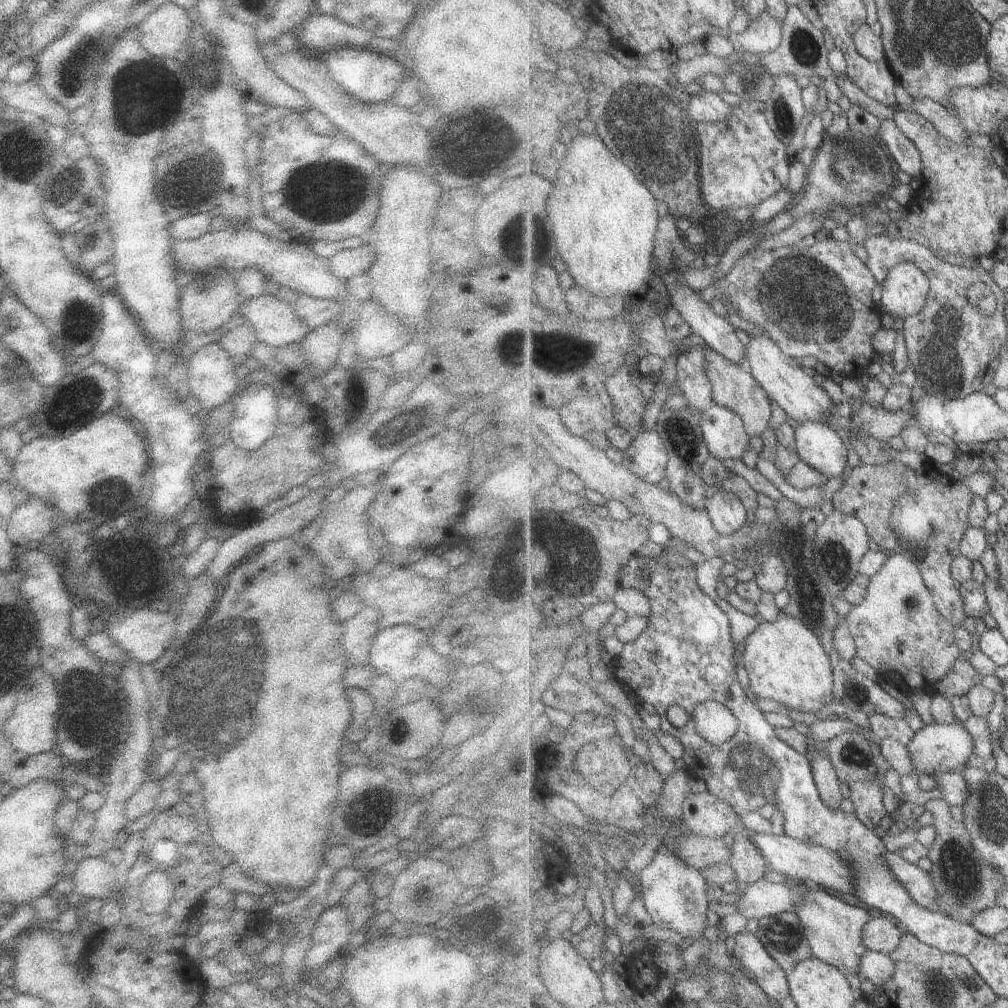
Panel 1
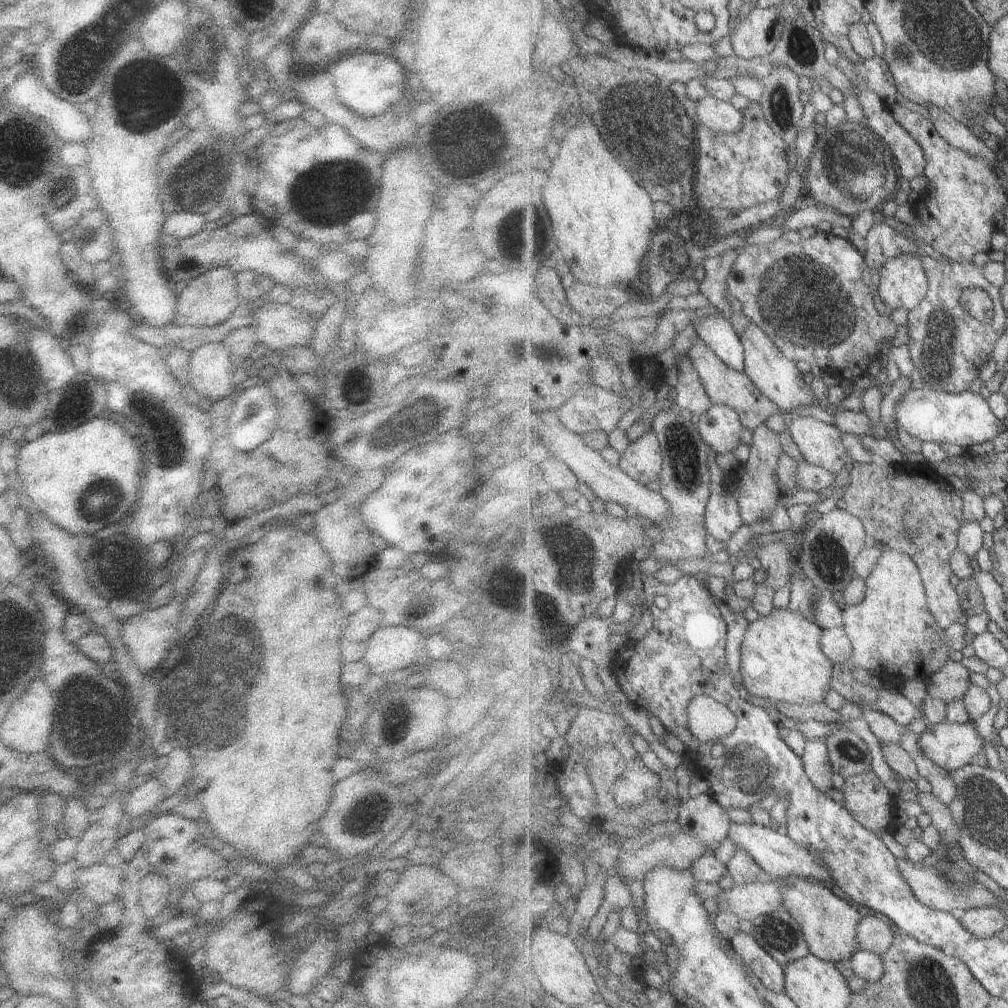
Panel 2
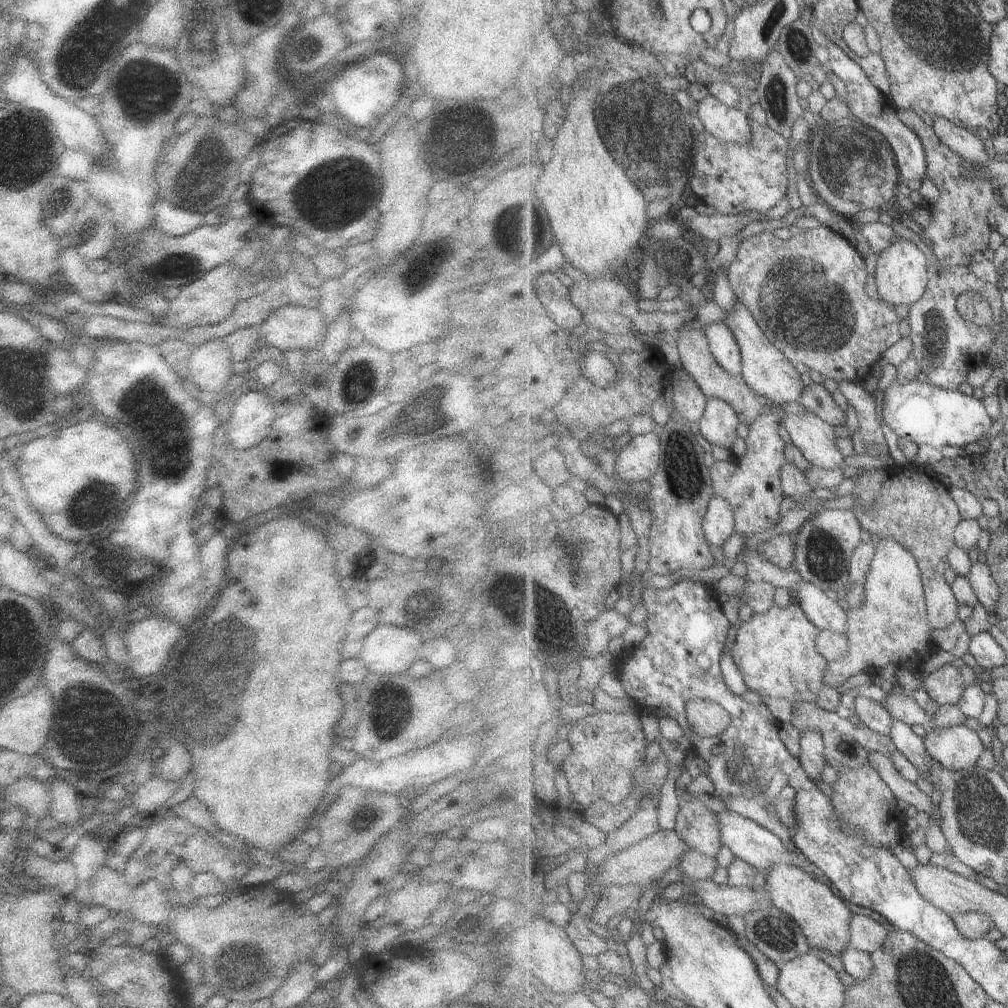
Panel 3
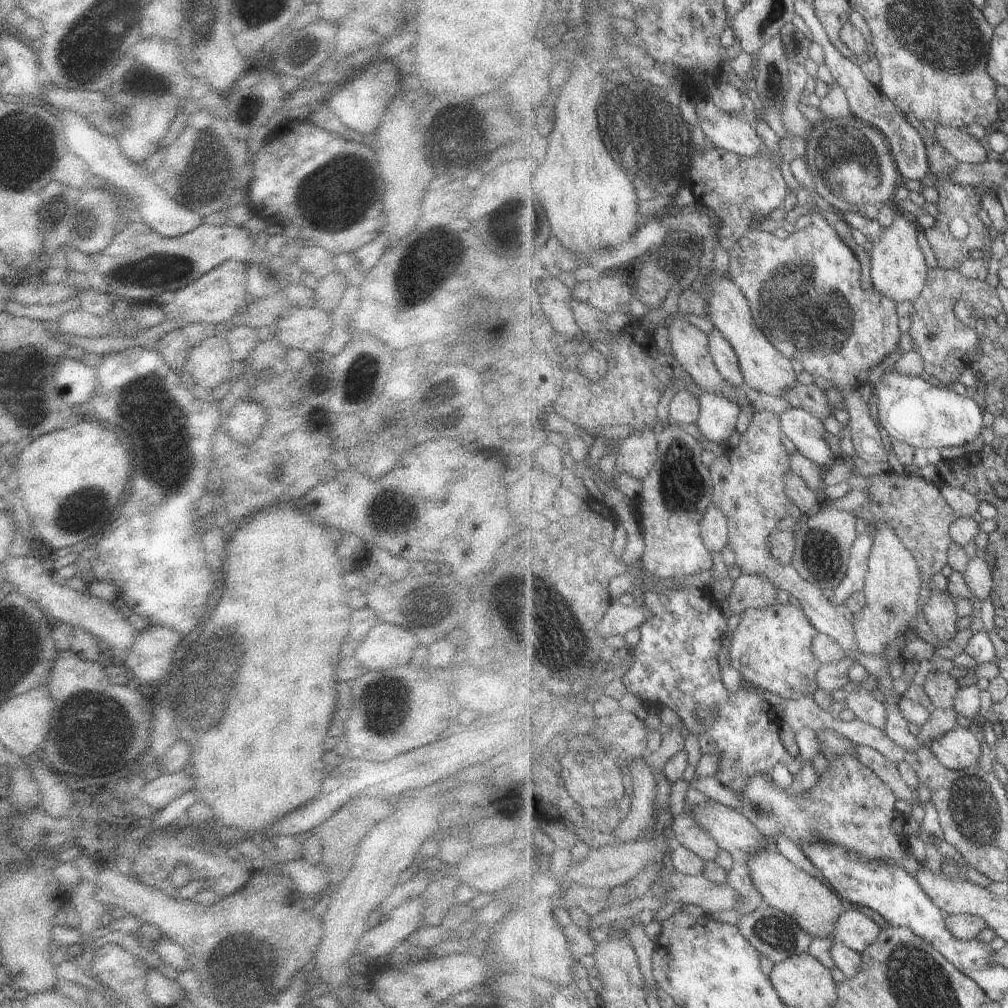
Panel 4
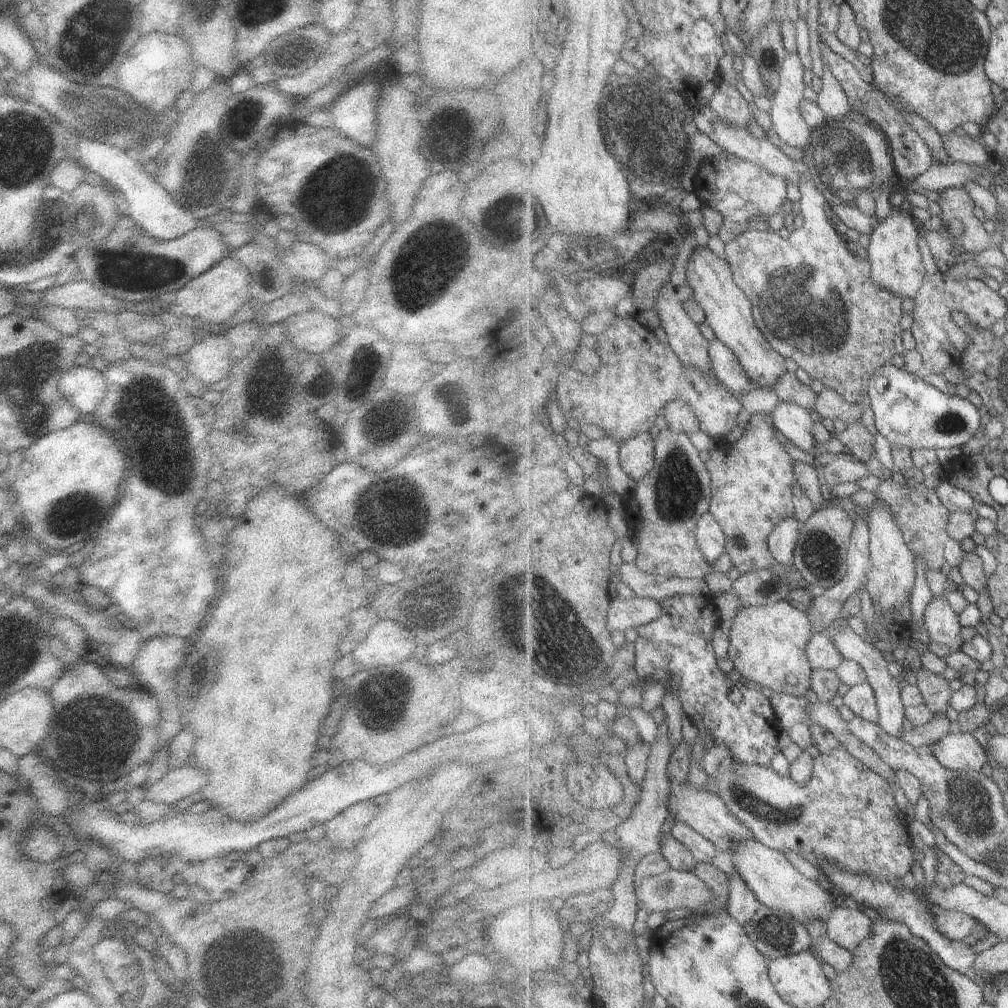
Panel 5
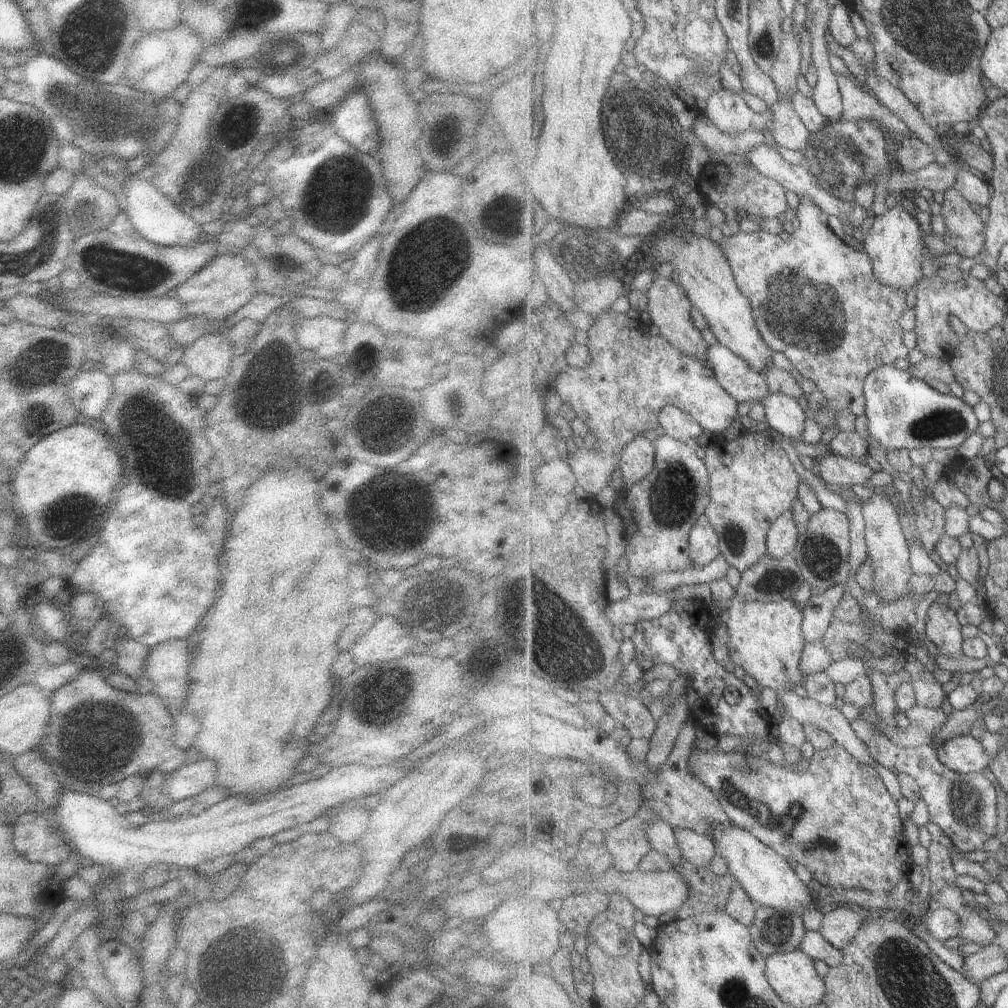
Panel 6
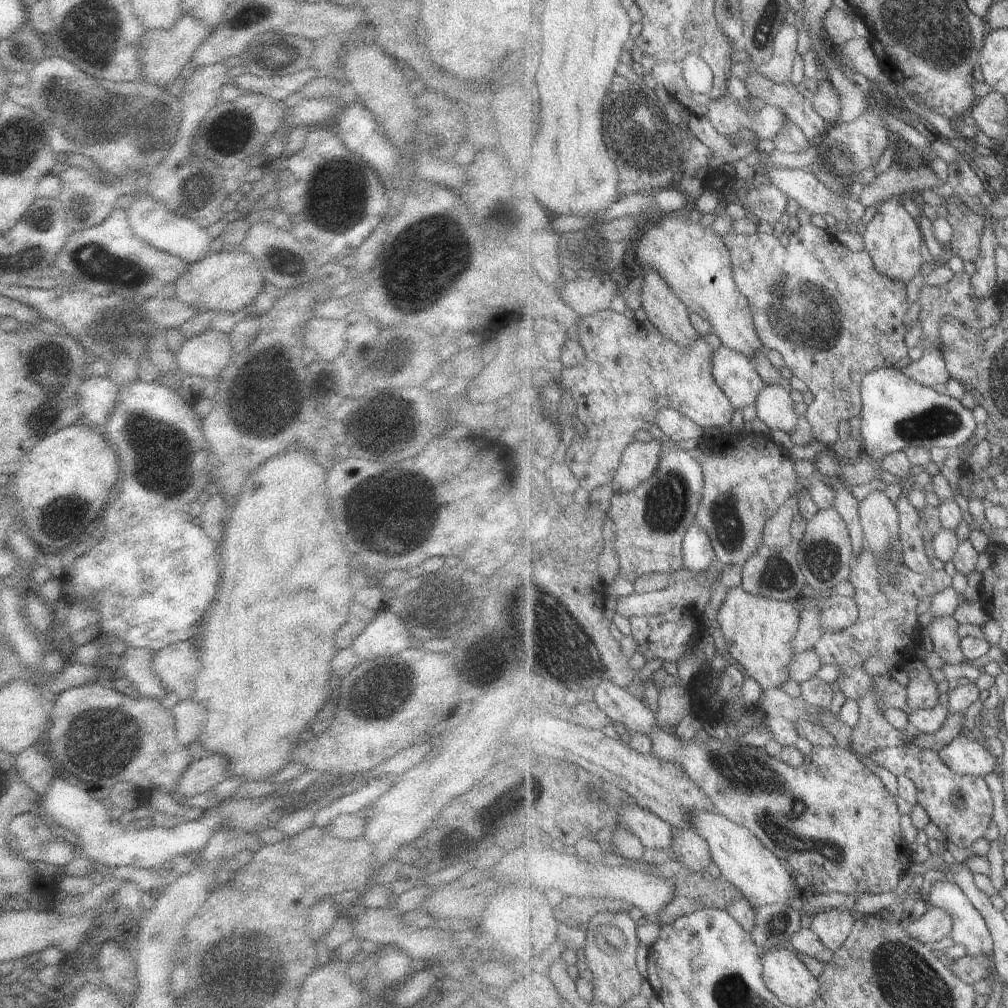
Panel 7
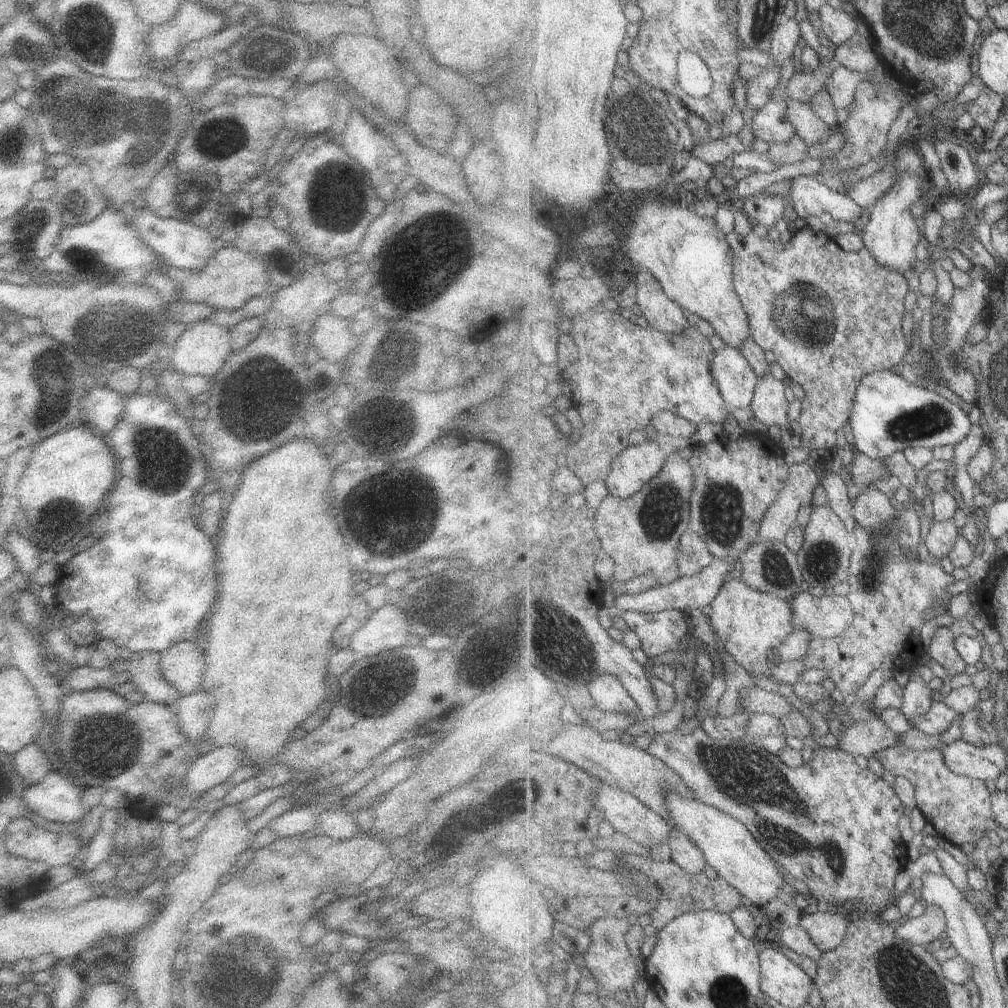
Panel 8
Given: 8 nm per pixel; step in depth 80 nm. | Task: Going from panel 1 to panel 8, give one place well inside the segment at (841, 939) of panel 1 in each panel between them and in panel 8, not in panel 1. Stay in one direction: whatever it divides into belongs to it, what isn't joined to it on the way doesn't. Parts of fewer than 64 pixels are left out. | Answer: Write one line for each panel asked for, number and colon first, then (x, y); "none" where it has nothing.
2: (830, 925)
3: (824, 918)
4: (783, 884)
5: (777, 883)
6: (768, 878)
7: (763, 878)
8: (731, 849)

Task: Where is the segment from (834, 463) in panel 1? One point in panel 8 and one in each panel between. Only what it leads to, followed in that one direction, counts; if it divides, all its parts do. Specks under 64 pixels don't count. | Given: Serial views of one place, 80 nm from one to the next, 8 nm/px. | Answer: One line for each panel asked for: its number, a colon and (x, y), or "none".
2: (822, 444)
3: (817, 439)
4: (808, 433)
5: (796, 423)
6: (783, 413)
7: (775, 407)
8: (770, 405)

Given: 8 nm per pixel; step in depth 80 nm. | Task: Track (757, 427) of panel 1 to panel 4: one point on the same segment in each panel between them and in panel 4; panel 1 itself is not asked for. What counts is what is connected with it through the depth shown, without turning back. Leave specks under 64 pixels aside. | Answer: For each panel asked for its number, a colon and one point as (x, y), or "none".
2: (726, 386)
3: (695, 354)
4: (691, 347)

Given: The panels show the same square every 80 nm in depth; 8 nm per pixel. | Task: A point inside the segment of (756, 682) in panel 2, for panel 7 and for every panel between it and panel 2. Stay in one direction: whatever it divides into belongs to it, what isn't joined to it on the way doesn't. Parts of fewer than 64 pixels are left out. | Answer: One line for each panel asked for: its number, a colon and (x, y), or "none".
3: (775, 651)
4: (771, 648)
5: (767, 644)
6: (766, 639)
7: (759, 632)

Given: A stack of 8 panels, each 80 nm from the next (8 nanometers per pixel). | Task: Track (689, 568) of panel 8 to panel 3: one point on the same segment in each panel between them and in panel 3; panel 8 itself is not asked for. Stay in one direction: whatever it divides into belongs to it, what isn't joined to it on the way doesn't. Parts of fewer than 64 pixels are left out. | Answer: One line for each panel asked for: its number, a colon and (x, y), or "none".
3: (719, 522)
4: (714, 527)
5: (710, 534)
6: (705, 541)
7: (699, 553)

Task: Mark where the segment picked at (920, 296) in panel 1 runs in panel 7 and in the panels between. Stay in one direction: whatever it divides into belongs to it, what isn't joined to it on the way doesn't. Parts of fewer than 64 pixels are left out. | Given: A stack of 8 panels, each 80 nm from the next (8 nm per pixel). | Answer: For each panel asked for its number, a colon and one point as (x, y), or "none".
2: (903, 283)
3: (901, 274)
4: (899, 268)
5: (897, 263)
6: (896, 243)
7: (893, 238)

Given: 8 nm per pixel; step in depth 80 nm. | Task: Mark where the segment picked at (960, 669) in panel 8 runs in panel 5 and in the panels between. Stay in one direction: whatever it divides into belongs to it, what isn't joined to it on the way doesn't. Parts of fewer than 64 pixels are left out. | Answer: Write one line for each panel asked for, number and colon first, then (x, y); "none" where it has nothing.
5: (942, 624)
6: (943, 628)
7: (943, 631)

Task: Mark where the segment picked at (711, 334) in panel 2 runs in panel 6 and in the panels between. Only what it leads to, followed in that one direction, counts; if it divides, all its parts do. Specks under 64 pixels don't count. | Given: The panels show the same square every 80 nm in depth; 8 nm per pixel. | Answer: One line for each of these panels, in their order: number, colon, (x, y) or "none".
3: (723, 343)
4: (727, 361)
5: (726, 367)
6: (742, 381)

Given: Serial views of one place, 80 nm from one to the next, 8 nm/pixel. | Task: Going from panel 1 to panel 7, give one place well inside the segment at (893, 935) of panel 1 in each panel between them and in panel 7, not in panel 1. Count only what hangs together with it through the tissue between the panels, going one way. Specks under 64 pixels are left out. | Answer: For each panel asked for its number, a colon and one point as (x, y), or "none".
2: (874, 935)
3: (866, 934)
4: (857, 931)
5: (848, 927)
6: (840, 925)
7: (833, 926)

